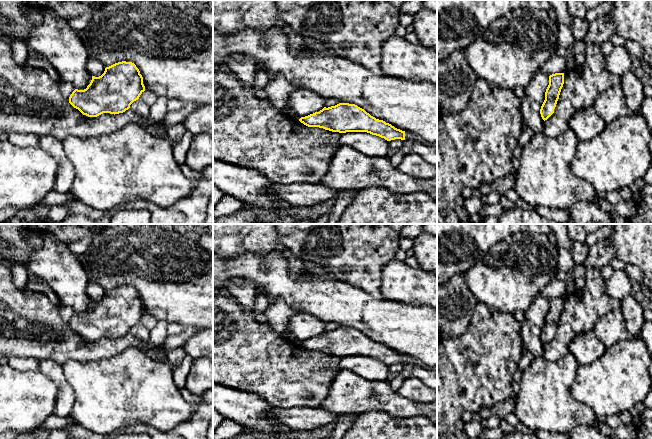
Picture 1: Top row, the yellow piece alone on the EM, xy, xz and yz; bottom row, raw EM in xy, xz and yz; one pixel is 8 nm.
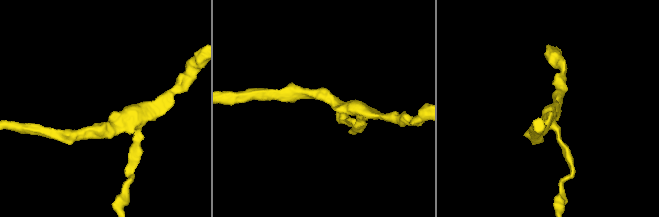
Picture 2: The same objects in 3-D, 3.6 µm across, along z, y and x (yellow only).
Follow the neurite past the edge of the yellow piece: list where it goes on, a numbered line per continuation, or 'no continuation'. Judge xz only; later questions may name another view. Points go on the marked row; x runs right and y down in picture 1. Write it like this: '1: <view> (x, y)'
no continuation

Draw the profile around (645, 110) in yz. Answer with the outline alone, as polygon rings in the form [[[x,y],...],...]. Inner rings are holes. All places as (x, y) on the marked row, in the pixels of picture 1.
[[[650,97],[644,98],[638,110],[638,113],[640,113],[644,117],[646,123],[648,124],[650,130],[652,131],[652,98]]]

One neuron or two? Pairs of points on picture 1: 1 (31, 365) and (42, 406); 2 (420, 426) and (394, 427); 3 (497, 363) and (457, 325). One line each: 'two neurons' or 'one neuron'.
1: two neurons
2: one neuron
3: two neurons

